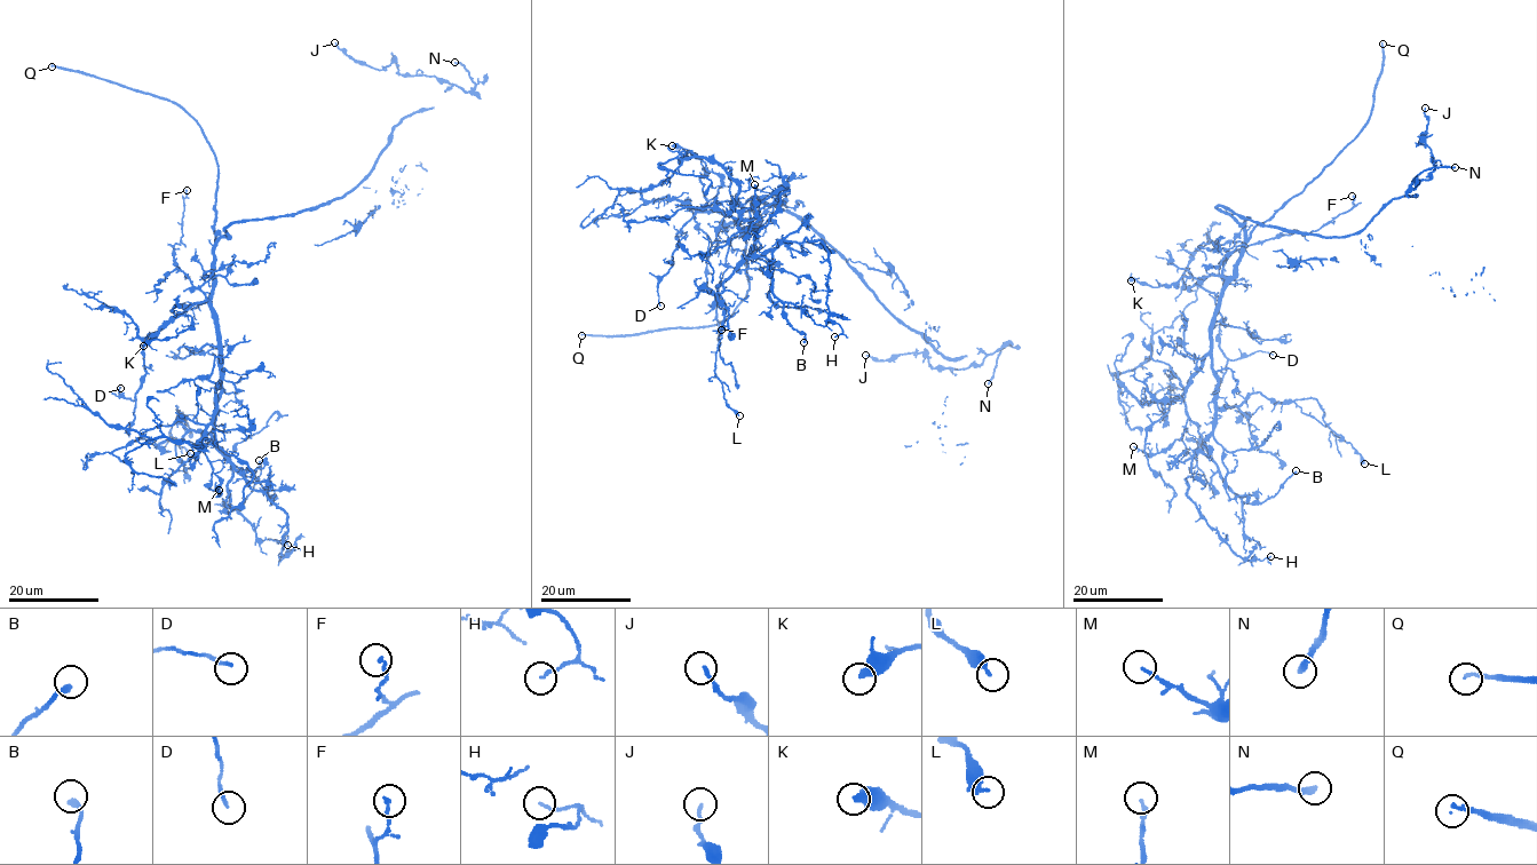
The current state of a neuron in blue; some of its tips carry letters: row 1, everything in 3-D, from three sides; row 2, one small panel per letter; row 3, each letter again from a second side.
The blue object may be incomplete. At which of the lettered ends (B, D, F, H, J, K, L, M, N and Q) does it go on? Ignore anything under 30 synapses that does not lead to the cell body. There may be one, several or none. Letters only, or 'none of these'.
N, Q

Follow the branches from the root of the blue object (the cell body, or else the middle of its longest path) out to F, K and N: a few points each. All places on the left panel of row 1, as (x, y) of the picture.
F: (226, 231), (228, 237), (214, 250), (214, 292), (207, 299), (174, 258), (187, 190)
K: (226, 231), (228, 237), (214, 250), (214, 292), (174, 316), (187, 315), (192, 325), (143, 346)
N: (226, 231), (350, 191), (402, 119), (430, 109), (454, 85), (474, 87), (454, 62)

